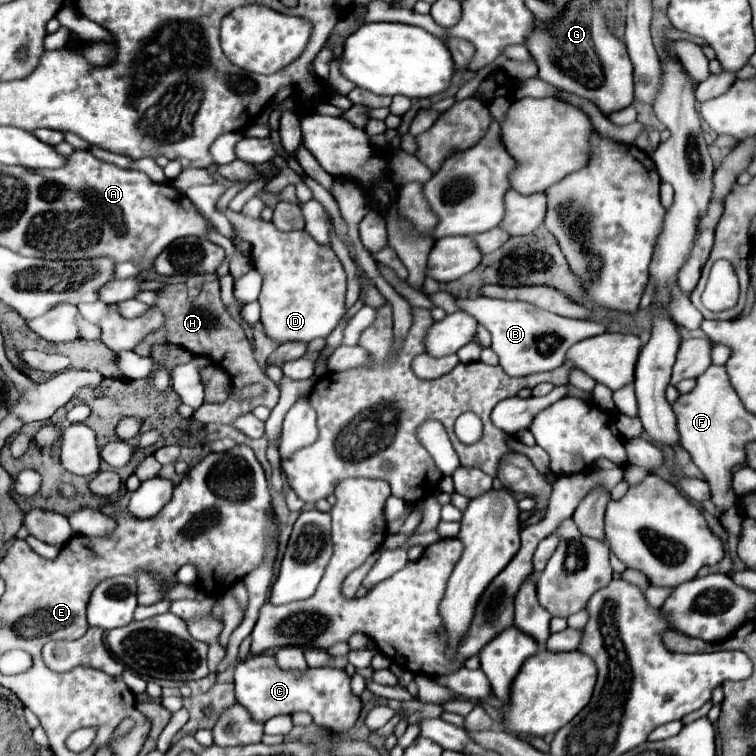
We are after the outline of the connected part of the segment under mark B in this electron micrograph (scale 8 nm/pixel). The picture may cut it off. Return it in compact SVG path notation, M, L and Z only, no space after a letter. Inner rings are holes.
M475 298L475 300L457 300L461 310L477 318L491 332L491 348L499 354L499 364L509 376L527 376L533 372L545 372L559 368L565 362L565 352L571 344L607 332L607 326L597 320L579 320L565 318L541 308L533 308L525 302L509 302L497 298Z

